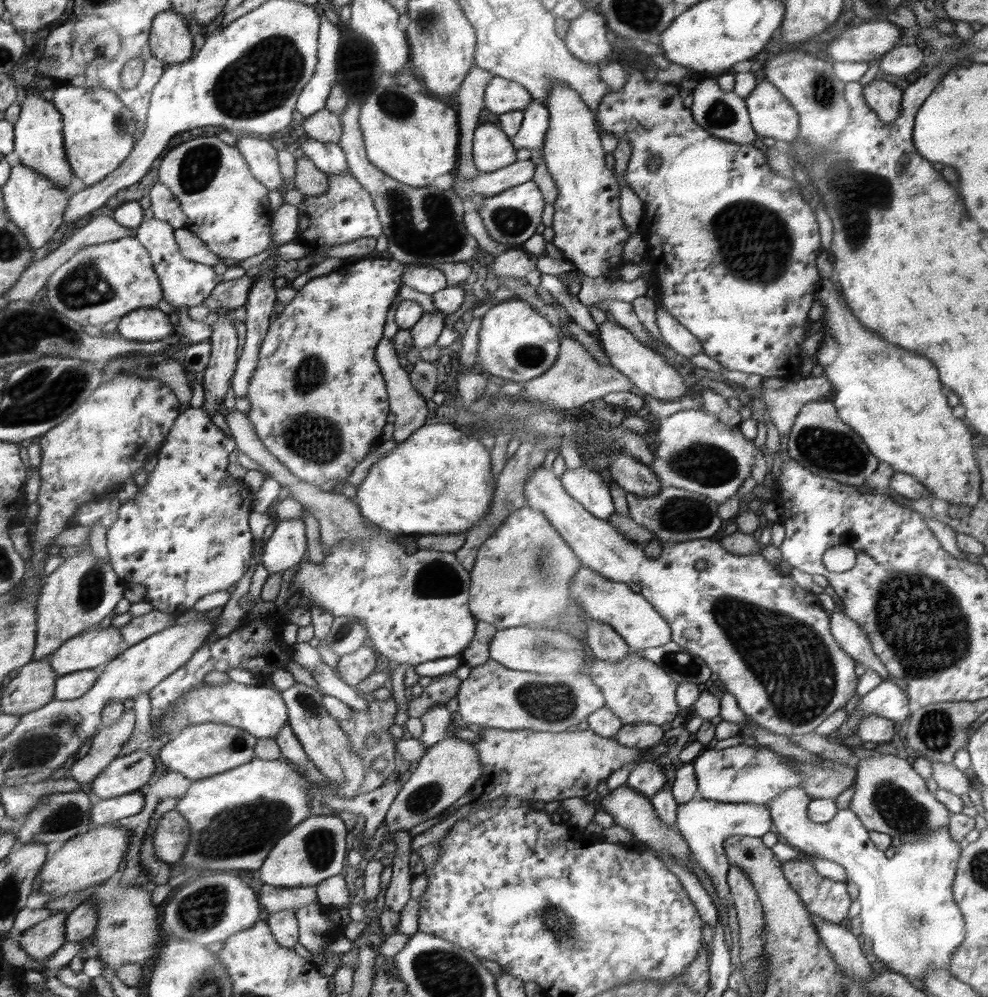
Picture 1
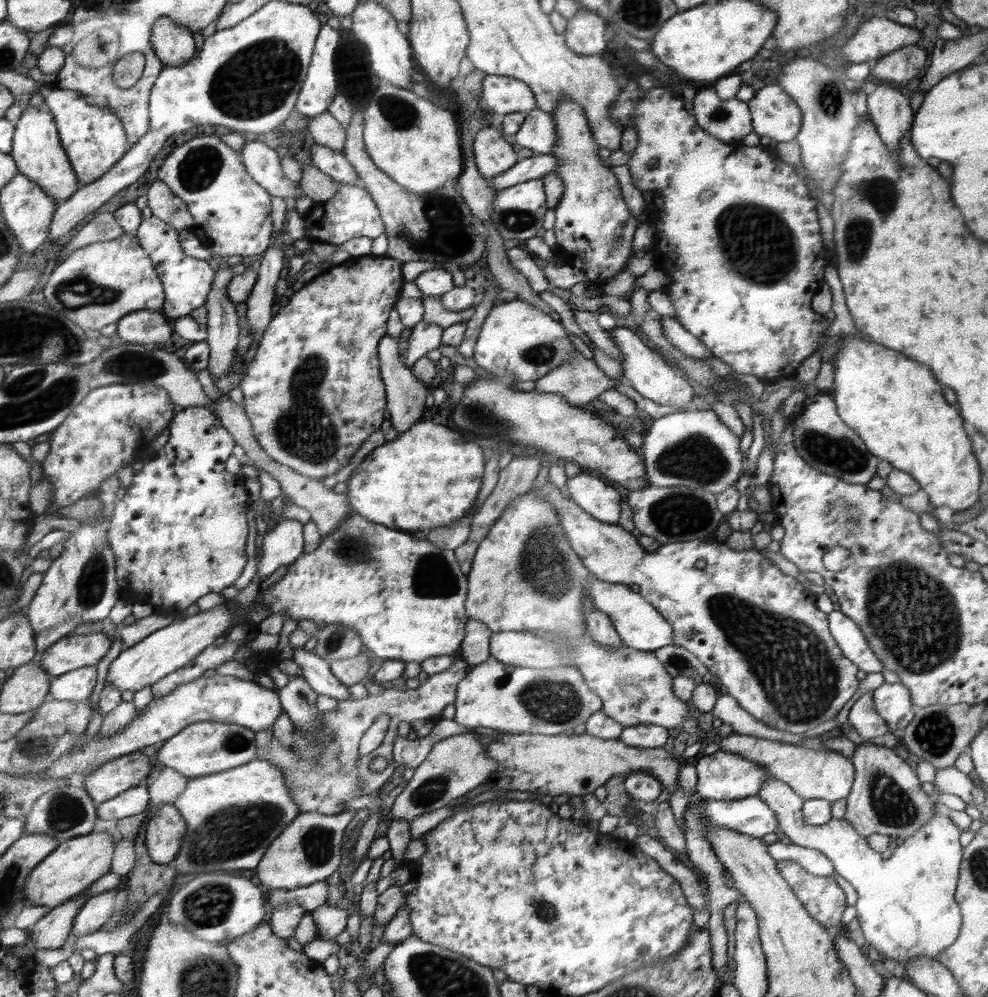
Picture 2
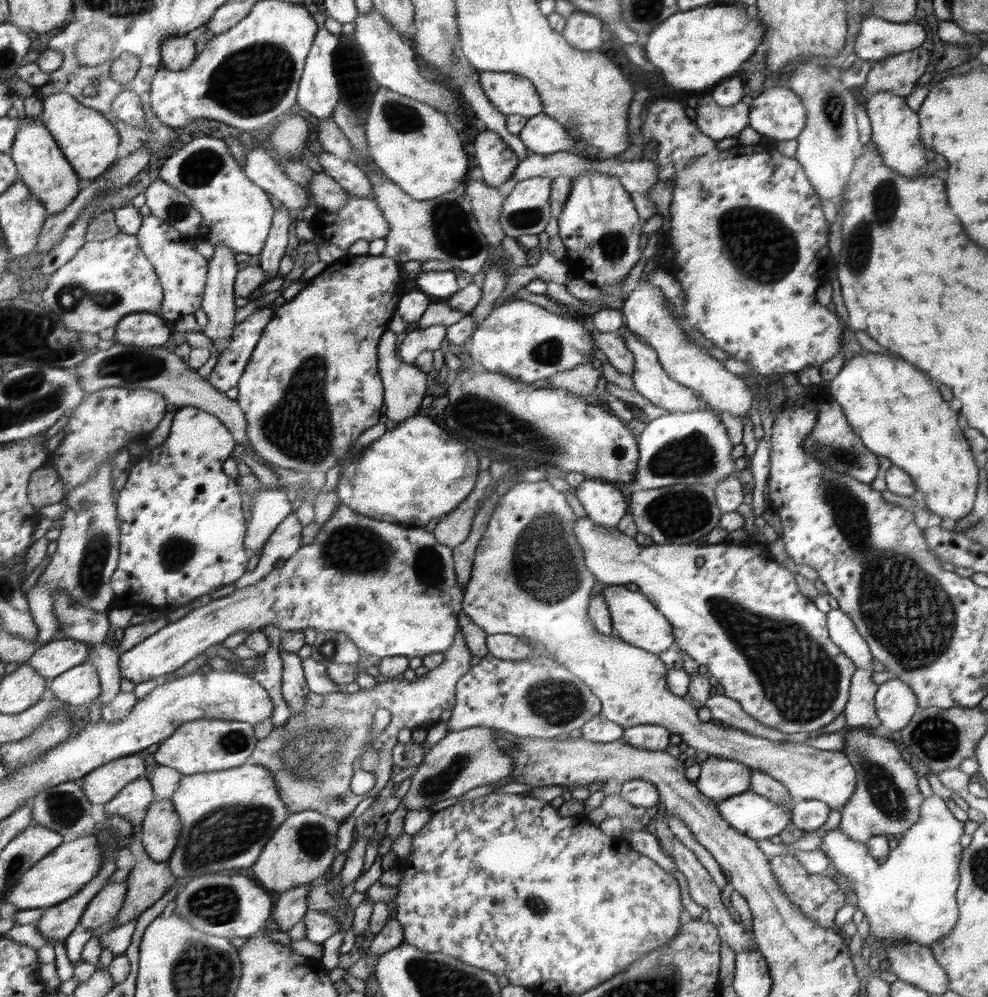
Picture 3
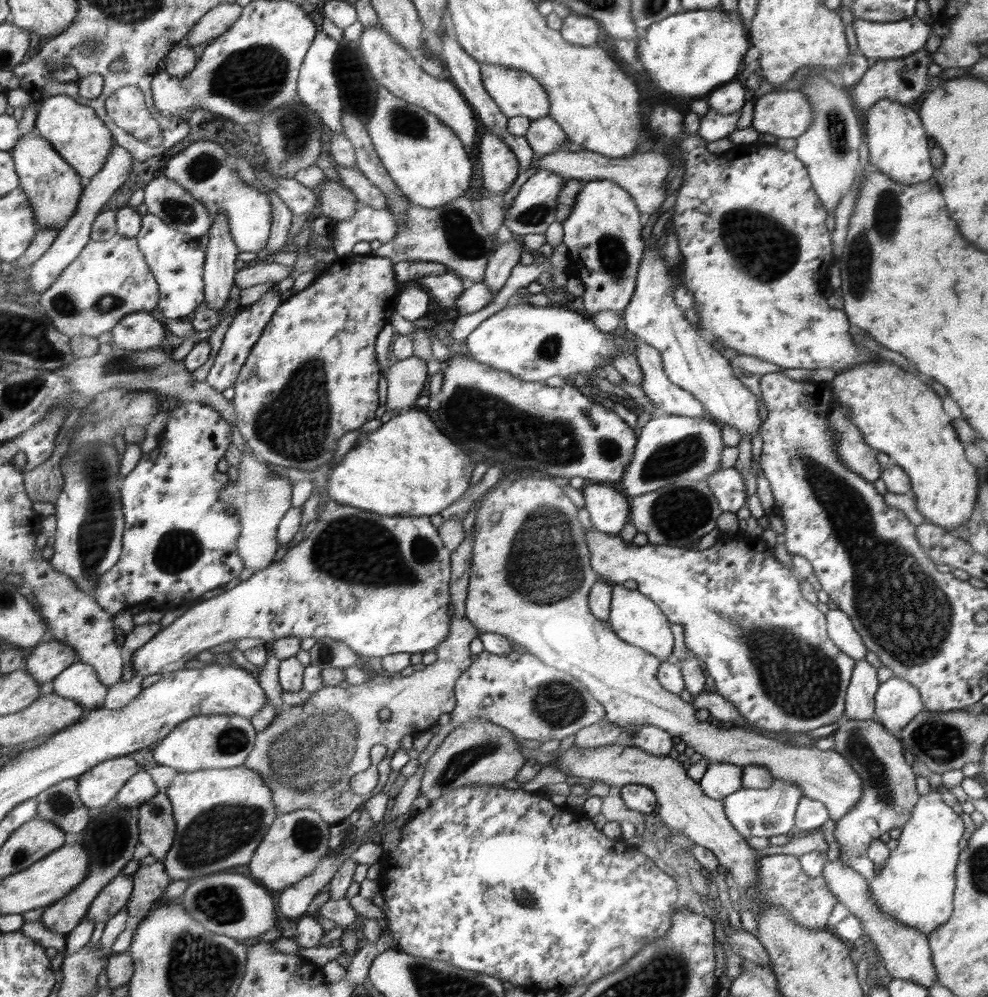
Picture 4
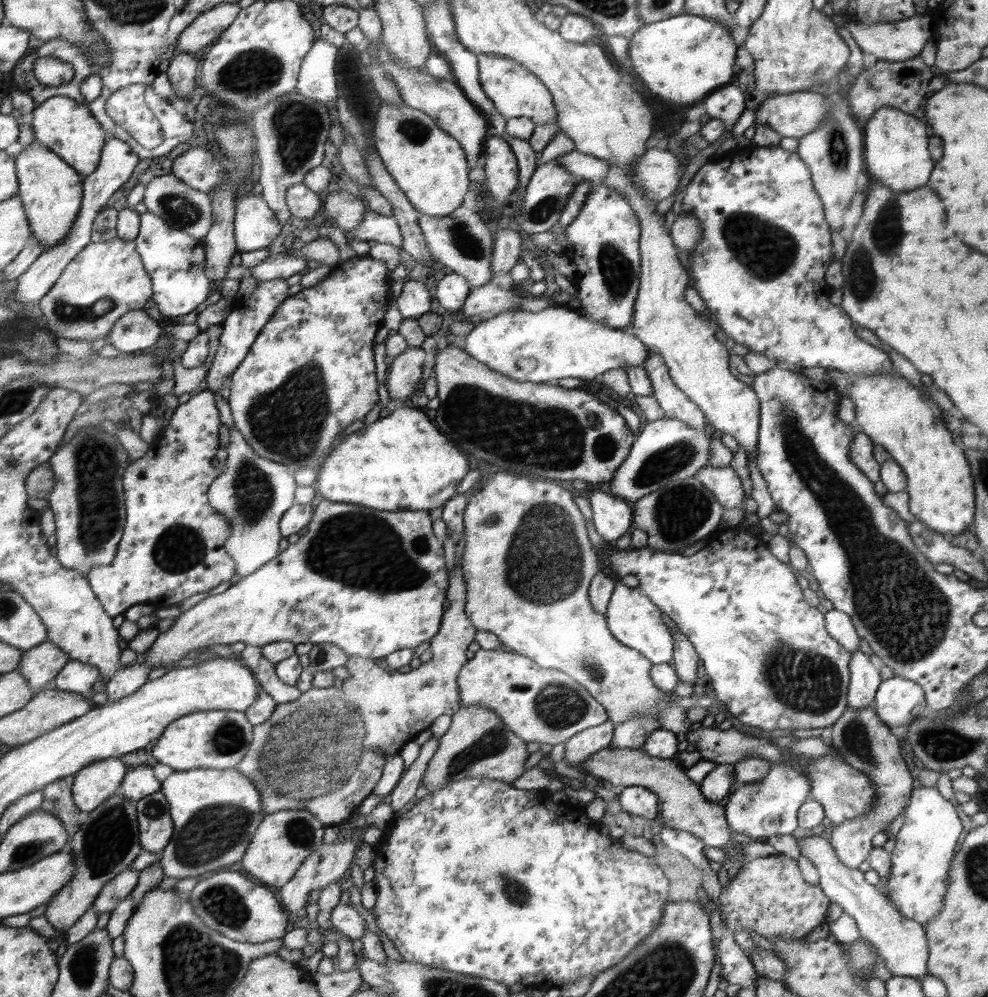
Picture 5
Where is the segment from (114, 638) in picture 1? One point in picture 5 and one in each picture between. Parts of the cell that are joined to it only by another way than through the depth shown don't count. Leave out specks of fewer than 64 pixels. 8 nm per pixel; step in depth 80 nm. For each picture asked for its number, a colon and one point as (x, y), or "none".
2: (74, 651)
3: (56, 657)
4: (45, 661)
5: (40, 664)

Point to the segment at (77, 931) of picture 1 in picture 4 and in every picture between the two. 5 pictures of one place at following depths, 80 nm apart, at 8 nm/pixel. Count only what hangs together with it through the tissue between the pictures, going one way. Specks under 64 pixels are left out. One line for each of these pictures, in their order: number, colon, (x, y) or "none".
2: (98, 909)
3: (104, 907)
4: (114, 896)

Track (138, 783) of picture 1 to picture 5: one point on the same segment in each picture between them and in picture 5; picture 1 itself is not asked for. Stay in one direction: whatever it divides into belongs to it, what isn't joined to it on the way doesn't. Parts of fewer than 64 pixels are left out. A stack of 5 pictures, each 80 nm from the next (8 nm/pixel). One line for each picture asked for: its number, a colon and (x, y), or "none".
2: (112, 779)
3: (101, 786)
4: (98, 787)
5: (93, 786)

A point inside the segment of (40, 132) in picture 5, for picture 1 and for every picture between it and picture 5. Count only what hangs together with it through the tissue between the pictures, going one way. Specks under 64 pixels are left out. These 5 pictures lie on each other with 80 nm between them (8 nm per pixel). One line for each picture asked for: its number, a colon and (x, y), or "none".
1: (100, 133)
2: (95, 139)
3: (91, 143)
4: (76, 131)

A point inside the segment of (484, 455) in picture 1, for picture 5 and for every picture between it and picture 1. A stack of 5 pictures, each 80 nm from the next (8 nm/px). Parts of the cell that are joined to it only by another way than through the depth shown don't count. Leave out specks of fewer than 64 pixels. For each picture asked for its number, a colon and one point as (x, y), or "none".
2: (429, 477)
3: (416, 472)
4: (408, 467)
5: (401, 461)

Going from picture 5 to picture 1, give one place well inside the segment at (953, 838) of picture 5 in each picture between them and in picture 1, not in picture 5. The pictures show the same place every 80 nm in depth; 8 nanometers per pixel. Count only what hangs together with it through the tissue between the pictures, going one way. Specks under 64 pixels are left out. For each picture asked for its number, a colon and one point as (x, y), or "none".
1: (907, 909)
2: (906, 905)
3: (910, 896)
4: (916, 886)

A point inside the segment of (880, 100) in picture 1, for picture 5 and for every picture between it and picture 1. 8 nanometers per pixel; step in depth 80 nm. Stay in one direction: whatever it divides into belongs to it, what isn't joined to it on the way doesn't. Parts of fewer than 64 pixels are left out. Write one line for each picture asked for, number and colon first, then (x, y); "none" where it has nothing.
2: (891, 113)
3: (895, 127)
4: (898, 146)
5: (896, 145)

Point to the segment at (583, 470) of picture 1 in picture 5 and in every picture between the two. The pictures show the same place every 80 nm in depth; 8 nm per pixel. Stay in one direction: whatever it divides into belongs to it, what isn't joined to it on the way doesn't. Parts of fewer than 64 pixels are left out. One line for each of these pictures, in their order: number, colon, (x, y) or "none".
2: (602, 502)
3: (605, 505)
4: (608, 509)
5: (611, 516)

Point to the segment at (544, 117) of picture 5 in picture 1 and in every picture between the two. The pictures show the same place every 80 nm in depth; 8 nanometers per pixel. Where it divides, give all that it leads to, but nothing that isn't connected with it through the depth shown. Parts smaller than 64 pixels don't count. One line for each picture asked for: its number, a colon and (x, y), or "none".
1: (502, 95)
2: (503, 95)
3: (511, 94)
4: (517, 93)

